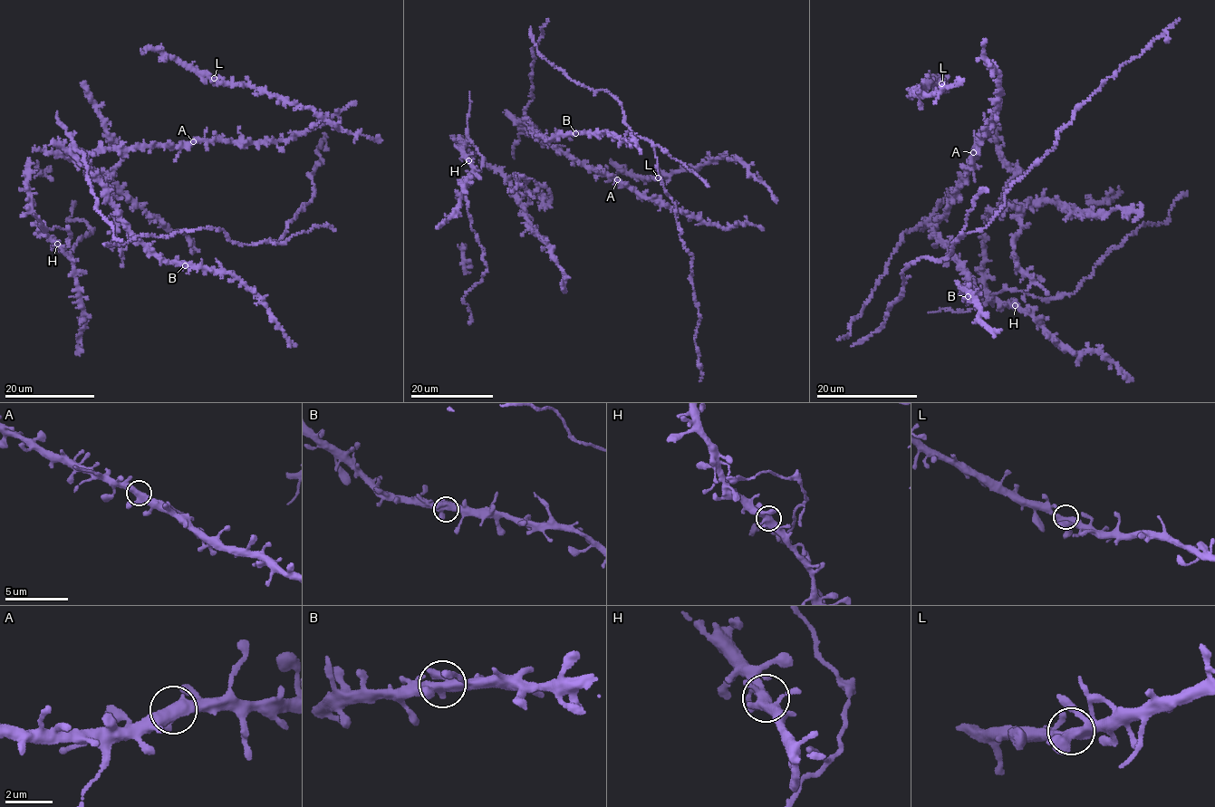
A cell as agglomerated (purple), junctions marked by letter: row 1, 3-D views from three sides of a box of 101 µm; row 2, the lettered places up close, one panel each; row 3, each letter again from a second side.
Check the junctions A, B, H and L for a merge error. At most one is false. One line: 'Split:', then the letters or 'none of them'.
Split: none of them

